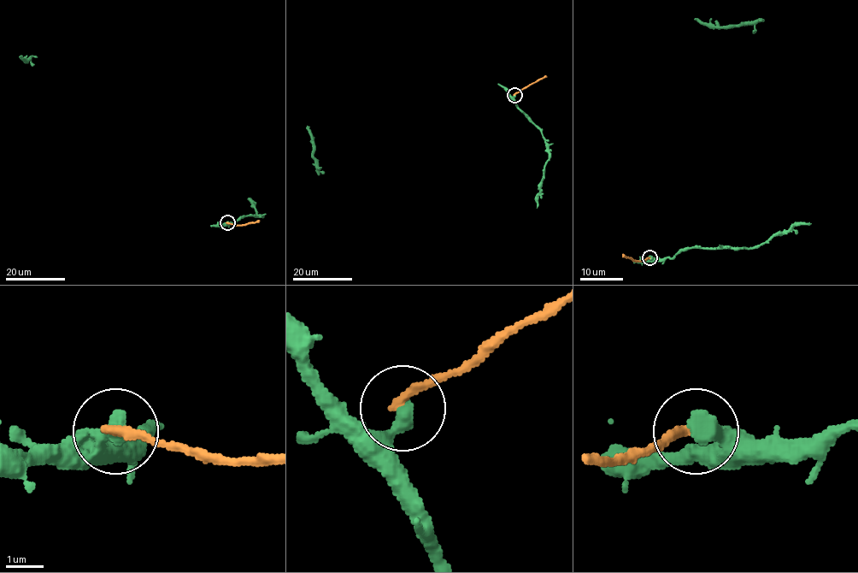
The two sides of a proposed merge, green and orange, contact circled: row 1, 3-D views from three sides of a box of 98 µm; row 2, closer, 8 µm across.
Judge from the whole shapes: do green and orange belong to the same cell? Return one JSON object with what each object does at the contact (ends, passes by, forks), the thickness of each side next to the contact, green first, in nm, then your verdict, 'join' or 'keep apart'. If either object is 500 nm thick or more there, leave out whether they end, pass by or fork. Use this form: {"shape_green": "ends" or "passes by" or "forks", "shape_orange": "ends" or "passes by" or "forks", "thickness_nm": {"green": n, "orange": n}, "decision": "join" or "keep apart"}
{"thickness_nm": {"green": 500, "orange": 280}, "decision": "keep apart"}

